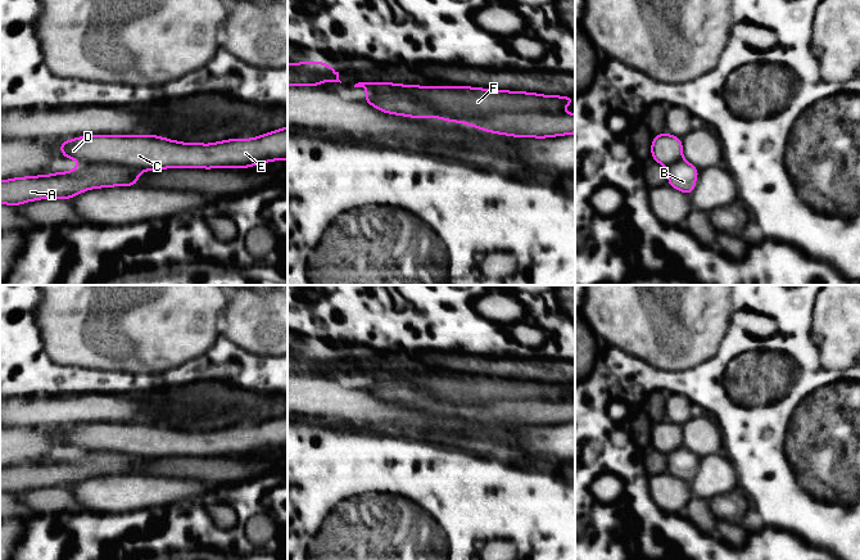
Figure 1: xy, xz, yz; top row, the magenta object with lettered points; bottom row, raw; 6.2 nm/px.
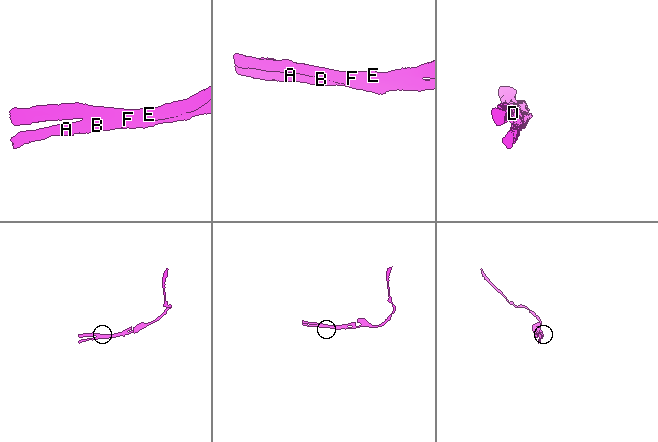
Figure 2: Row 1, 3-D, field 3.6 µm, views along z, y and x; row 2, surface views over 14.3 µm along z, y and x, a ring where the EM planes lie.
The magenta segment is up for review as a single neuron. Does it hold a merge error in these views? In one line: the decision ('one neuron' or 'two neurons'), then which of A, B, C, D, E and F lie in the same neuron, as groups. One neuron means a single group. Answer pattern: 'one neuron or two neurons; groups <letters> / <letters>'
two neurons; groups A B / C D E F

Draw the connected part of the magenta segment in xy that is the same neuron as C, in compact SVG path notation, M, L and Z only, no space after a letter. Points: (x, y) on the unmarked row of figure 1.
M288 414L257 425L211 432L176 429L158 423L90 423L65 428L59 438L63 444L80 451L109 451L141 459L250 456L288 448Z

